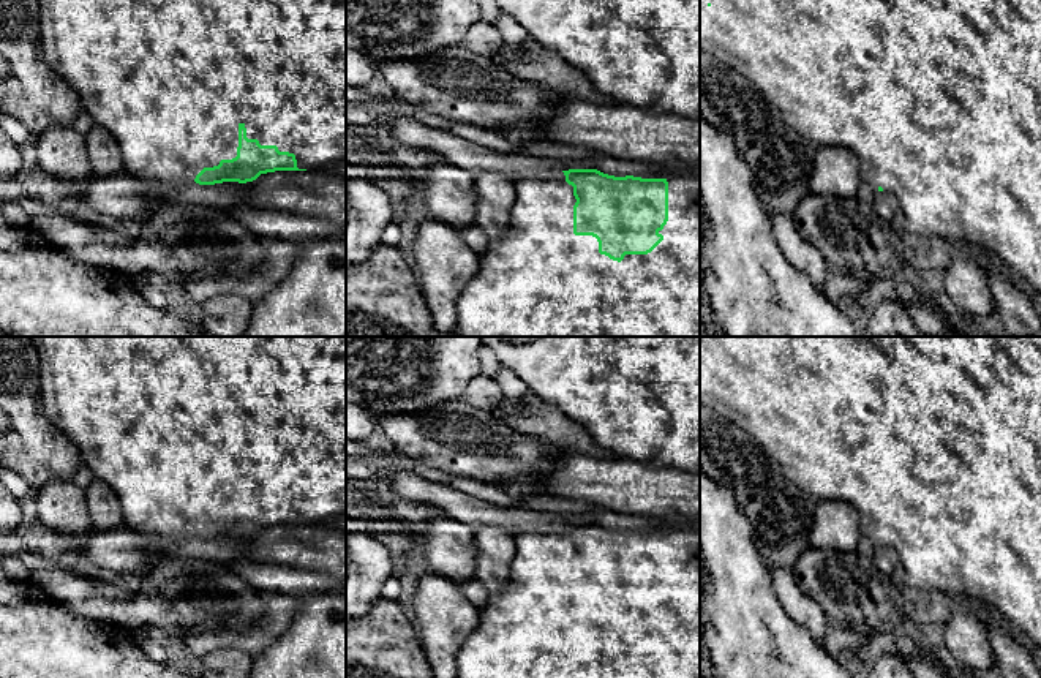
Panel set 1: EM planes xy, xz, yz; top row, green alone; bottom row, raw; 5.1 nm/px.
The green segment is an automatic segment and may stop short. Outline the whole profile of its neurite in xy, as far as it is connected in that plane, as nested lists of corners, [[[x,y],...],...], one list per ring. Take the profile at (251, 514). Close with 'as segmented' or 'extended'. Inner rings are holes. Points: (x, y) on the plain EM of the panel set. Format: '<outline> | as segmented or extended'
[[[30,337],[39,356],[49,420],[79,449],[82,463],[117,495],[134,533],[174,541],[246,537],[275,525],[318,525],[346,515],[346,337]]] | extended

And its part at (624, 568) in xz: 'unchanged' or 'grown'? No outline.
grown

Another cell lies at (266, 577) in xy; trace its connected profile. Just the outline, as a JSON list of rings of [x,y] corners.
[[[243,556],[227,564],[235,575],[262,593],[292,593],[297,597],[308,593],[338,591],[346,594],[346,582],[330,575],[306,572],[287,566],[265,564]]]

